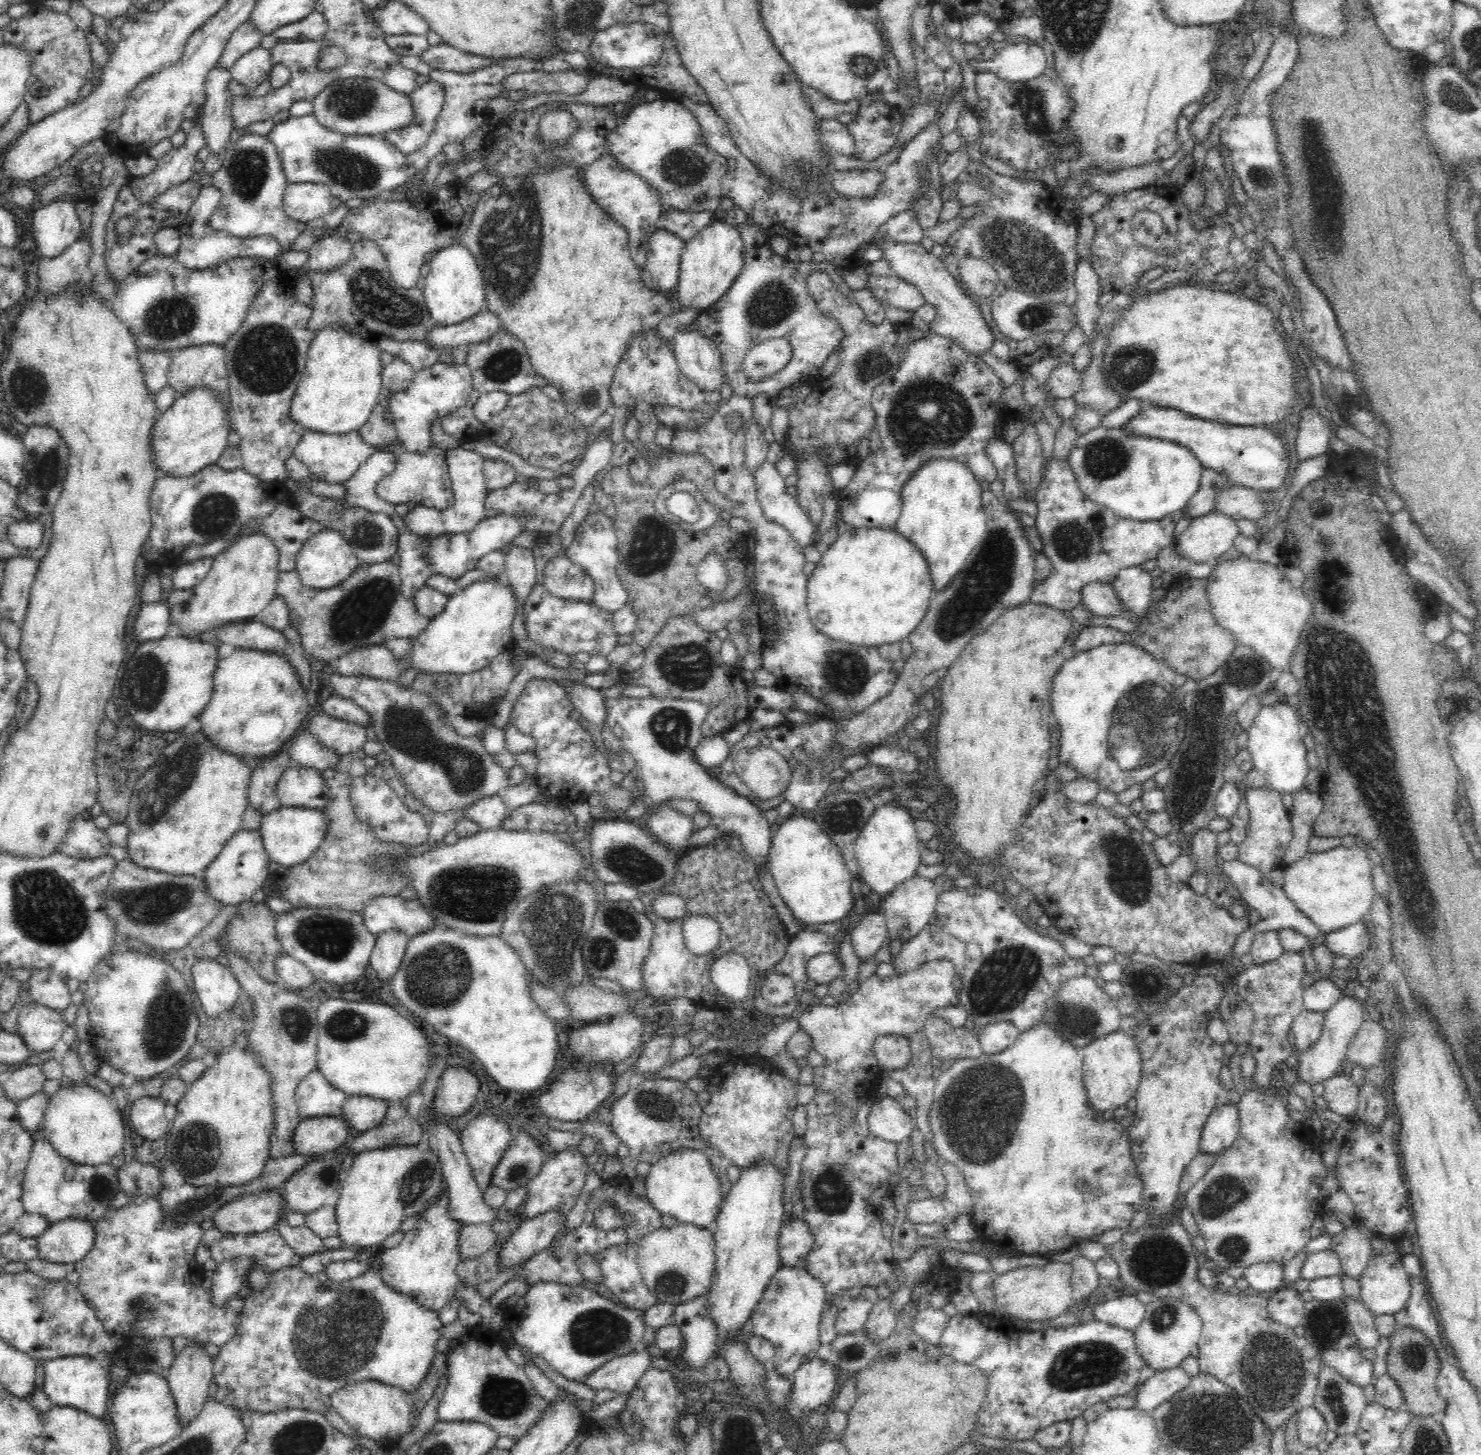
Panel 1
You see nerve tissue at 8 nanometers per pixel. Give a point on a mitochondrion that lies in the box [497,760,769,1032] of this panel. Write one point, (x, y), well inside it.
(556, 945)

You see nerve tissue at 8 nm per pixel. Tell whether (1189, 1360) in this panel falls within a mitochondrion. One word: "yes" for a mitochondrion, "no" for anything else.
no

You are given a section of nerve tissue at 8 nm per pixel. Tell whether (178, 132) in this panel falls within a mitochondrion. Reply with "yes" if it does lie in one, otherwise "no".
no

